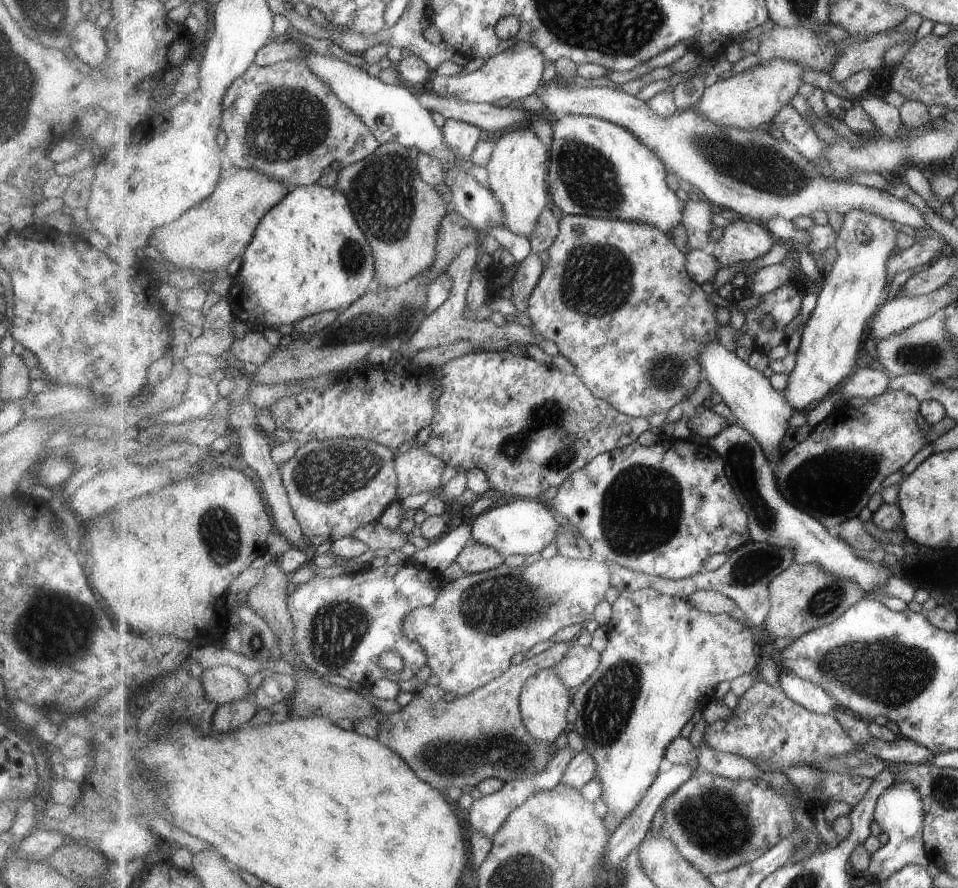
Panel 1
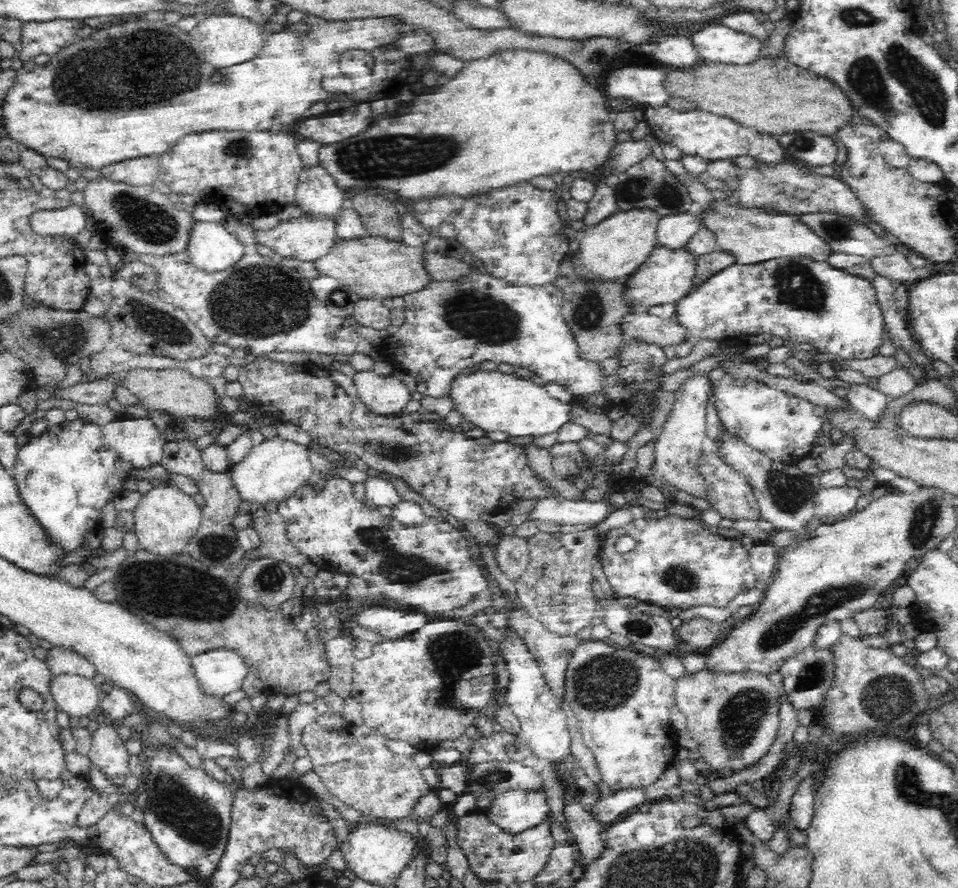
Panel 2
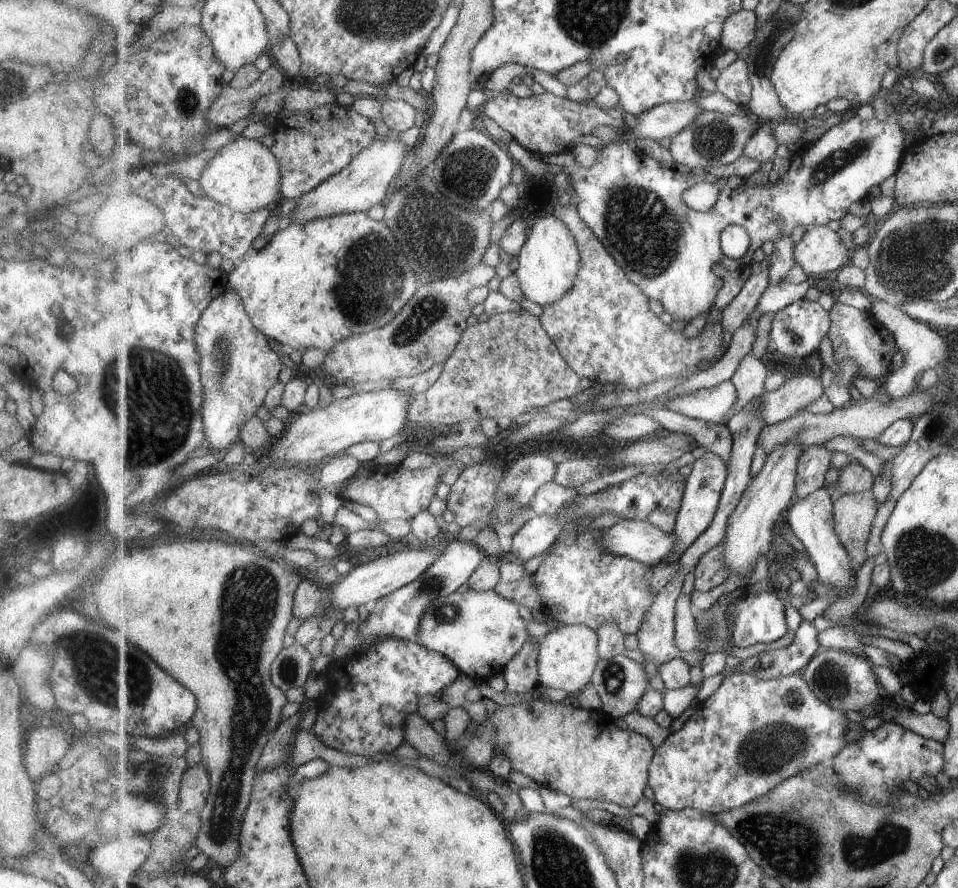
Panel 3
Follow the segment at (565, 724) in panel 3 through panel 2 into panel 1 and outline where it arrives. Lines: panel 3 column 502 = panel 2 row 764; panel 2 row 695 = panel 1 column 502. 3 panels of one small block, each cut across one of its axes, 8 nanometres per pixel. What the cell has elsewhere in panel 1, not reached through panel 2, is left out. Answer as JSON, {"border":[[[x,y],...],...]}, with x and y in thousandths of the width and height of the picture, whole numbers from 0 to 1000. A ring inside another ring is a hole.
{"border":[[[601,721],[579,724],[570,733],[533,749],[525,761],[487,784],[458,791],[442,784],[431,786],[398,813],[397,834],[414,846],[442,881],[463,892],[471,885],[496,889],[507,876],[517,875],[530,882],[567,869],[579,854],[584,838],[563,836],[554,829],[552,820],[546,815],[544,782],[556,759],[581,750]]]}

